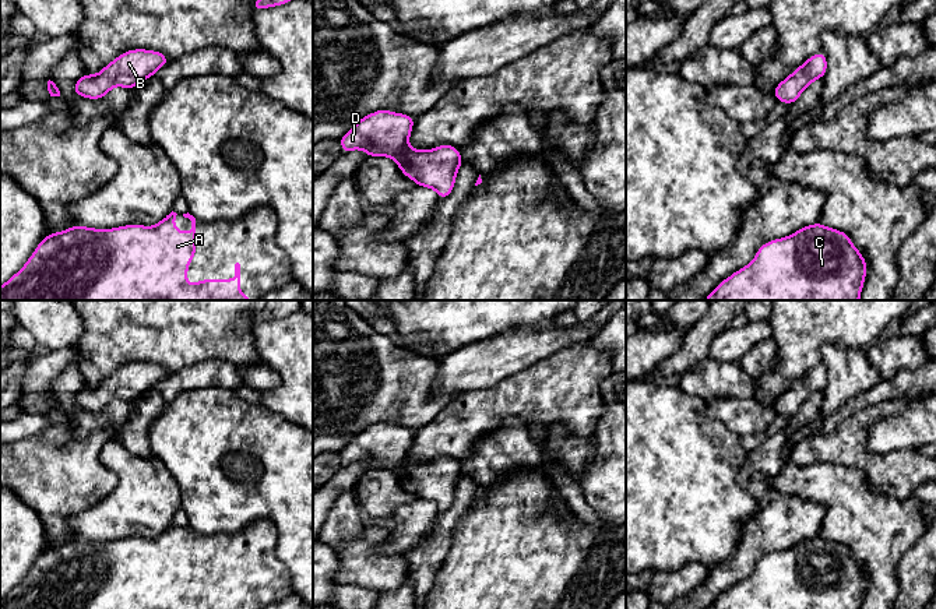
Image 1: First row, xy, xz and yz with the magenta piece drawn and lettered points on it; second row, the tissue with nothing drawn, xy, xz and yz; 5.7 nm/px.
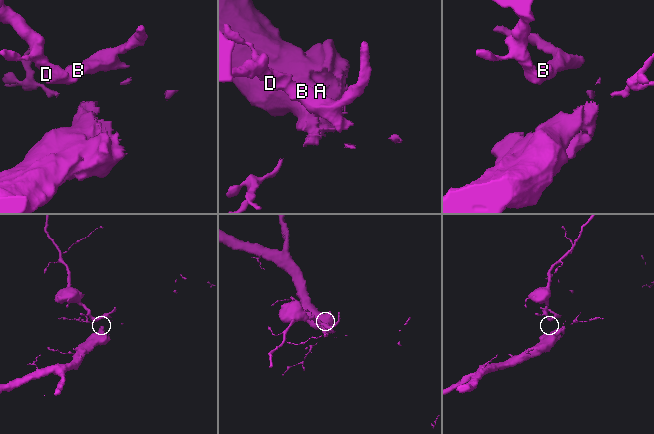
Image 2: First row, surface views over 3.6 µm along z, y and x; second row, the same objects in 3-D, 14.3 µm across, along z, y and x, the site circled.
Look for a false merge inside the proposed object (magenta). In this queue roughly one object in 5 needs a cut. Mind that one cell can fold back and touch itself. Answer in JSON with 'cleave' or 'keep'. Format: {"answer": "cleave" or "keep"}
{"answer": "keep"}

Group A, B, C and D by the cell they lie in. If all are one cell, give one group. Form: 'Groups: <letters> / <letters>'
Groups: A B C D

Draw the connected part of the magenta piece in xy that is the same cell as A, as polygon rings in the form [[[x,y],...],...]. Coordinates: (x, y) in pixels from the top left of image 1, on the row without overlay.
[[[170,525],[162,534],[154,539],[142,539],[131,536],[126,539],[117,539],[112,542],[95,542],[81,538],[64,542],[57,546],[47,546],[45,552],[39,555],[32,568],[24,577],[24,580],[15,585],[4,598],[0,599],[0,609],[243,609],[240,606],[240,577],[235,577],[233,592],[200,592],[194,598],[187,598],[189,574],[196,571],[196,531],[193,528],[183,527],[184,531],[191,534],[191,542],[189,545],[177,545],[175,539],[176,525]]]

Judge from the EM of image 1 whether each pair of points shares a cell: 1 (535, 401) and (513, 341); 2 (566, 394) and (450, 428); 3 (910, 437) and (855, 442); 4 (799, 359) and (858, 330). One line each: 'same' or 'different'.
1: different
2: same
3: different
4: same

